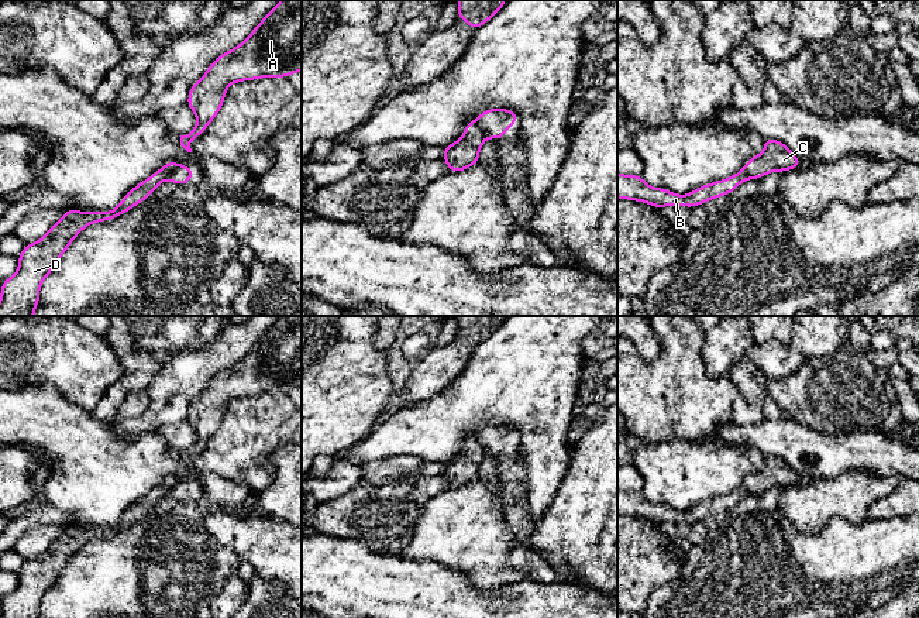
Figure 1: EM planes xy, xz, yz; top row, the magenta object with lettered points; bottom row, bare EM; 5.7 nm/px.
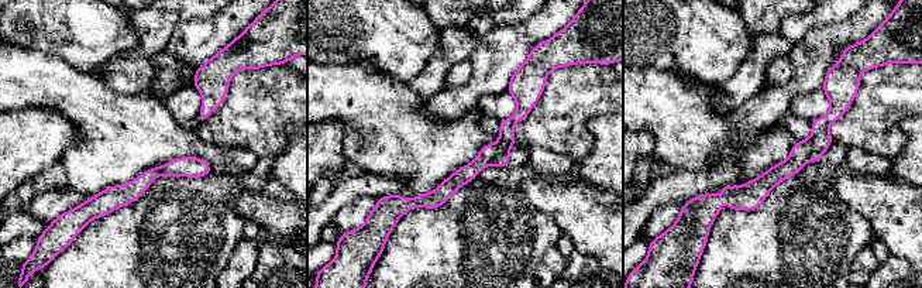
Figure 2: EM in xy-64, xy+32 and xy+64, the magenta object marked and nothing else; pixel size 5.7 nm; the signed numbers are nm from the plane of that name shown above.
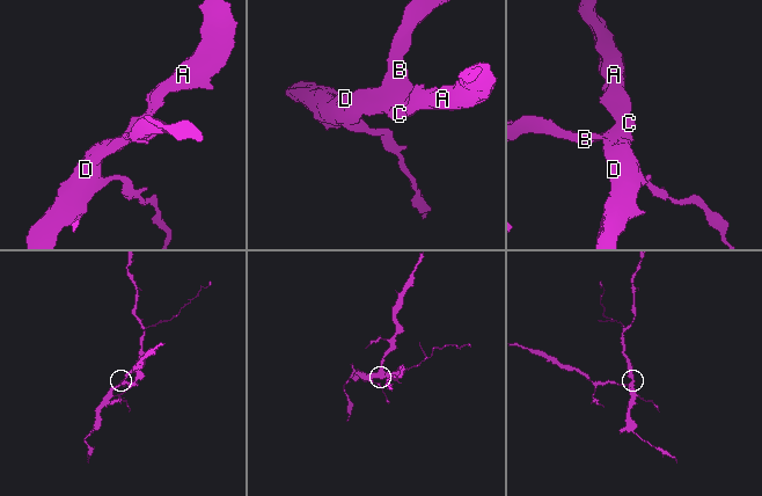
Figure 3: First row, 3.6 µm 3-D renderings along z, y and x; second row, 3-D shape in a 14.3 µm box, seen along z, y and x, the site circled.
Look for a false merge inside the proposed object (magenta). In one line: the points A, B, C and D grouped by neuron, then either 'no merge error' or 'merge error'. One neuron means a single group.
A C D / B; merge error

